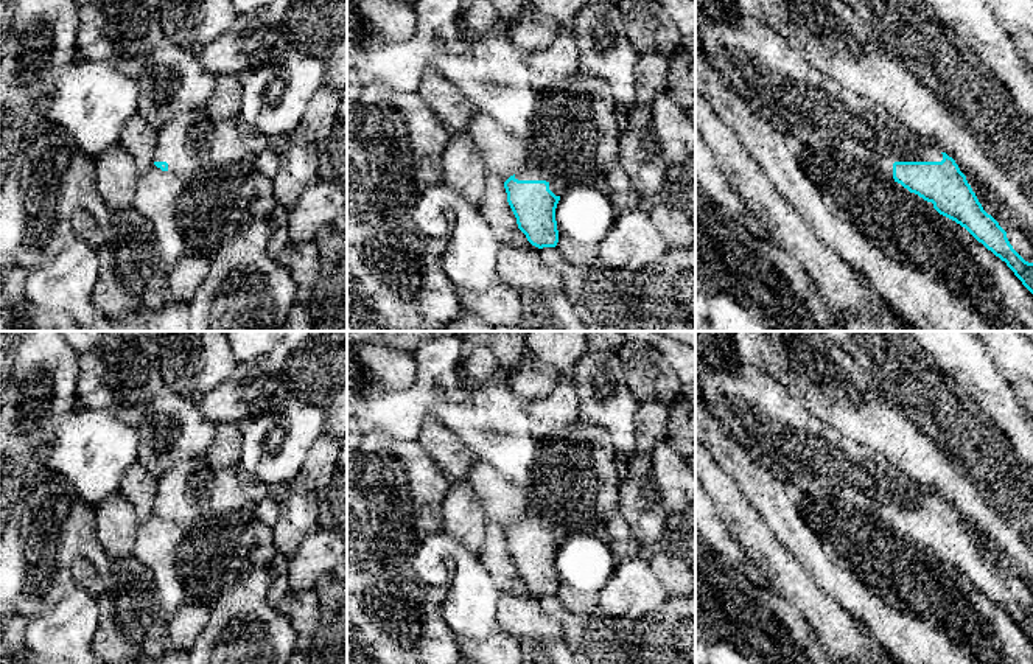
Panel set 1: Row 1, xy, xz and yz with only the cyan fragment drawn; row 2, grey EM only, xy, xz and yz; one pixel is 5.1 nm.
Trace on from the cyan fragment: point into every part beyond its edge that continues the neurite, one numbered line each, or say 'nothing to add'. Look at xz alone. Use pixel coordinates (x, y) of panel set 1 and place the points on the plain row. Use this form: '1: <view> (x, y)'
1: xz (531, 520)

